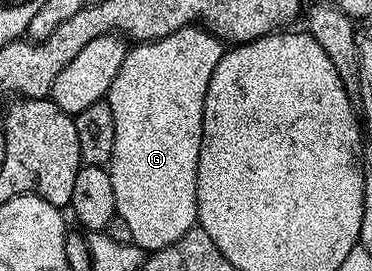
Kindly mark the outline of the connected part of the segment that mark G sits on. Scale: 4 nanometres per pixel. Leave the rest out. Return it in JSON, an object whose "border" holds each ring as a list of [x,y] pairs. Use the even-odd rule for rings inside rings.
{"border":[[[186,26],[159,38],[137,42],[126,51],[123,66],[109,87],[108,102],[115,114],[115,150],[108,162],[115,190],[117,216],[127,222],[131,241],[142,252],[158,252],[183,238],[197,224],[197,175],[203,138],[203,106],[207,86],[219,58],[227,51],[222,37],[205,26]]]}

